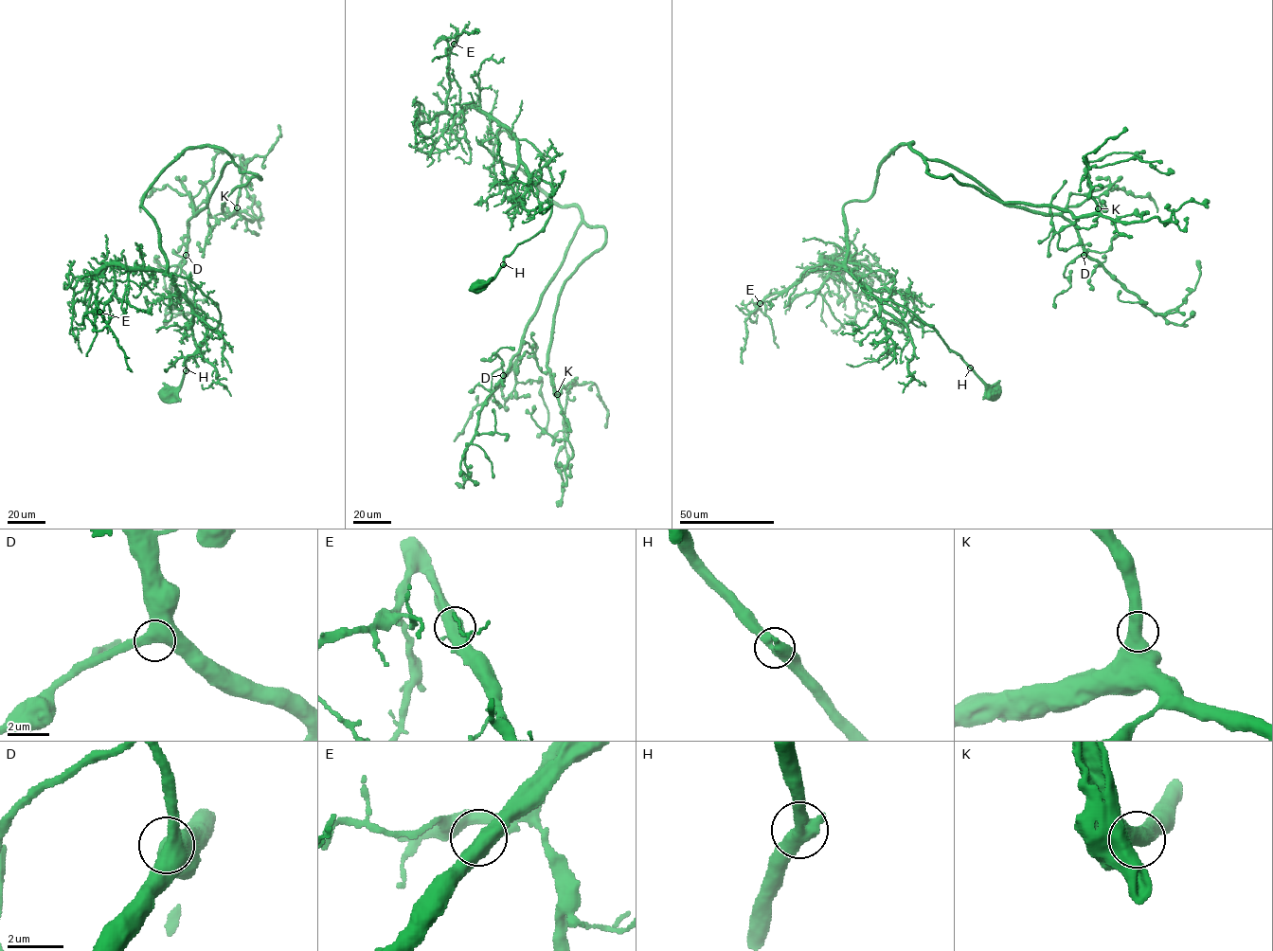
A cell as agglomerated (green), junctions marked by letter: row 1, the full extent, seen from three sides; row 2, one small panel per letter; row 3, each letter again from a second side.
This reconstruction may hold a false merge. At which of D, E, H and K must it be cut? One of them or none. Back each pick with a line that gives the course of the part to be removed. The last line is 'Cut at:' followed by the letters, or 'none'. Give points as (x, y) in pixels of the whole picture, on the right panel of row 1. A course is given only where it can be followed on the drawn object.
Cut at: none

